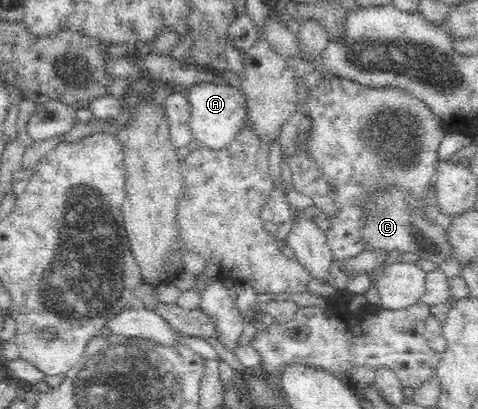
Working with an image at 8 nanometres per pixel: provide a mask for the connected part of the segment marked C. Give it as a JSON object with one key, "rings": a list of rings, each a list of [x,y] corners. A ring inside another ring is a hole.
{"rings":[[[393,190],[389,194],[377,196],[371,202],[367,202],[367,215],[364,220],[366,228],[361,231],[362,239],[371,244],[370,248],[384,248],[385,250],[402,250],[420,255],[424,260],[431,260],[441,265],[451,256],[451,245],[447,243],[445,226],[439,222],[429,223],[424,212],[409,216],[406,214],[408,196],[399,190]]]}

